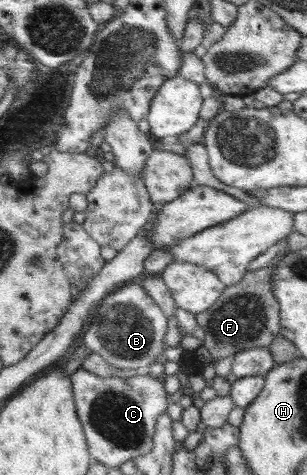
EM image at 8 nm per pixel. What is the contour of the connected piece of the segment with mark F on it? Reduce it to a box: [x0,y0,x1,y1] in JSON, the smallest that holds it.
[195,265,280,361]

